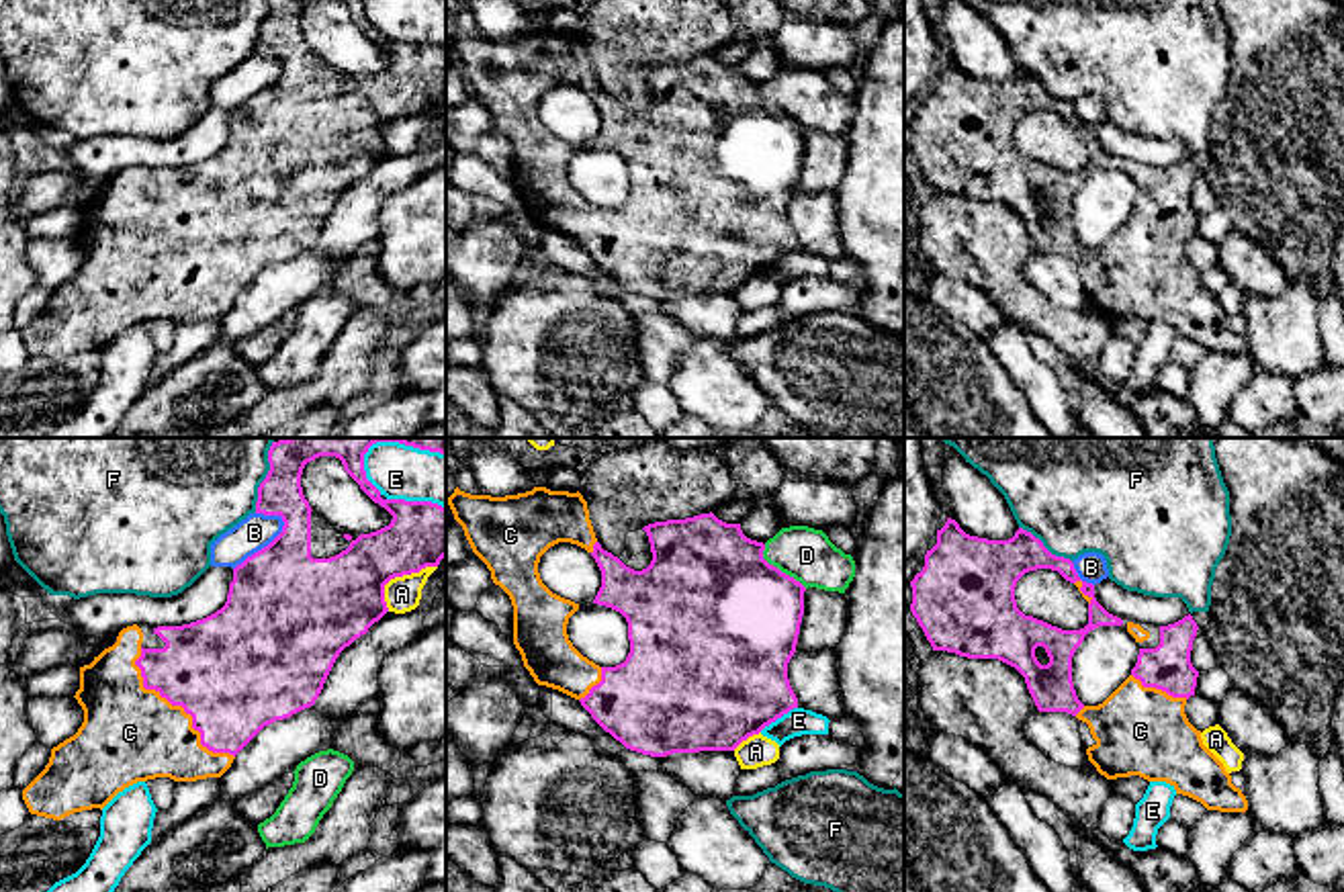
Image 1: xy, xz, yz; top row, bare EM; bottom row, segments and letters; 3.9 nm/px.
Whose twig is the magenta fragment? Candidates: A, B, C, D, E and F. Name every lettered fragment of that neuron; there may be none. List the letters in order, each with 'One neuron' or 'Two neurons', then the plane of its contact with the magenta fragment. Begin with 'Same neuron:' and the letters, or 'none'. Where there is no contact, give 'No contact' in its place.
Same neuron: C
A: Two neurons. Touches magenta in xy
B: Two neurons. Touches magenta in xy
C: One neuron. Touches magenta in xy
D: Two neurons. Touches magenta in xz
E: Two neurons. Touches magenta in xz
F: Two neurons. Touches magenta in xy

